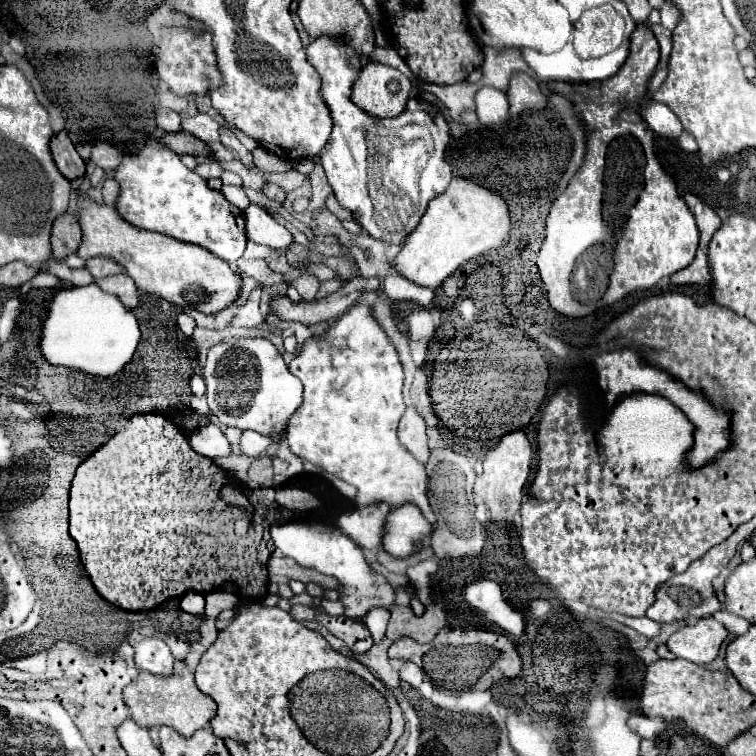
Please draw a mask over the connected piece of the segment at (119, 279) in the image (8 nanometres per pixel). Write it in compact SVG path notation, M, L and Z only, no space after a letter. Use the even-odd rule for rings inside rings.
M116 274L116 276L108 276L108 278L100 278L96 282L104 292L118 296L118 300L126 308L134 308L138 304L138 288L130 276Z

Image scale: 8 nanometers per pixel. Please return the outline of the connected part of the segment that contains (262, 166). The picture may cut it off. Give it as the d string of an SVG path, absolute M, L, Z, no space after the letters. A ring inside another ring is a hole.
M256 148L252 154L254 154L254 166L258 170L264 170L264 172L286 172L286 170L292 168L286 160L270 154L264 148Z

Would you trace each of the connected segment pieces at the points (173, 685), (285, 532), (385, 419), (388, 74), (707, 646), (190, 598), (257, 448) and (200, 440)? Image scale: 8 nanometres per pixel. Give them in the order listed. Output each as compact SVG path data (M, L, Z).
M182 660L174 662L174 672L170 676L154 676L150 672L138 672L138 676L124 688L124 702L130 708L132 720L140 726L172 726L182 736L192 736L198 728L206 728L210 718L216 714L216 704L210 696L200 692L194 684L194 674Z
M288 522L282 526L272 526L270 534L272 534L276 548L284 556L296 560L300 566L314 568L322 574L328 574L328 576L334 576L340 580L338 590L340 590L342 602L346 606L348 618L362 620L370 608L382 606L382 608L390 610L390 606L394 604L392 586L386 582L384 576L372 572L372 568L364 560L362 548L358 544L354 544L348 536L344 536L338 528L320 524L320 522Z
M368 306L350 308L346 314L342 314L342 316L338 318L338 322L336 322L324 336L314 336L312 340L304 342L300 354L288 364L288 368L290 368L290 372L292 372L296 378L300 378L300 382L304 384L304 400L302 400L302 406L290 416L288 426L286 426L286 438L288 438L288 448L290 448L290 452L296 454L296 456L300 456L300 458L304 458L304 460L308 460L308 462L312 462L314 466L318 466L318 468L322 468L322 470L326 470L326 472L330 472L330 474L342 478L344 482L352 484L352 486L358 490L356 500L354 500L356 506L370 506L370 504L380 502L380 500L382 500L382 502L388 502L390 506L400 506L400 504L404 504L404 502L414 502L414 504L418 504L418 508L424 512L424 516L434 524L436 518L434 518L434 514L432 514L432 510L430 510L430 506L428 506L428 498L426 498L426 470L424 470L424 464L418 462L418 460L414 460L414 456L410 456L410 452L406 452L406 448L402 448L402 444L398 442L398 436L396 436L398 420L402 418L404 408L406 408L406 406L404 406L404 400L402 400L402 382L404 382L402 366L400 366L400 362L398 362L398 354L396 354L394 346L388 342L384 330L378 326L378 322L372 318L370 308L368 308Z
M370 62L352 86L352 102L370 116L394 118L402 114L410 98L412 82L386 64Z
M710 616L700 618L696 624L682 626L670 636L666 646L678 658L686 658L694 664L708 664L718 656L718 650L726 636L726 628Z
M188 592L186 594L186 598L182 598L182 602L180 602L180 608L184 610L184 612L188 612L188 614L196 614L196 616L202 616L204 614L204 596L202 594L198 594L198 592Z
M246 430L244 434L242 434L242 438L240 438L240 446L242 446L242 452L246 454L246 456L262 456L262 454L266 454L266 448L270 446L270 444L276 444L278 440L272 440L270 436L262 436L262 434L258 434L258 432L252 432L252 430Z
M208 422L206 426L192 432L190 446L198 454L212 458L212 460L220 458L220 456L230 456L230 442L222 434L222 430L218 426L214 426L212 422Z

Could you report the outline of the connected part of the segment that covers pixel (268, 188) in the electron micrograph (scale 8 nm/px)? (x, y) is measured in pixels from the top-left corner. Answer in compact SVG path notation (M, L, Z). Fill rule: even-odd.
M264 184L262 186L262 194L266 198L270 198L270 200L276 200L276 202L284 202L286 200L286 192L276 184Z

